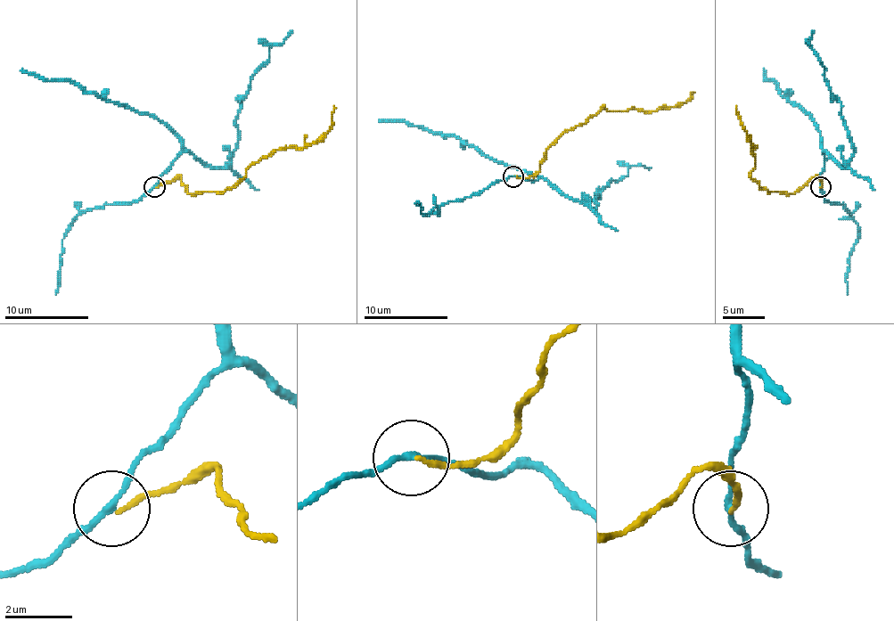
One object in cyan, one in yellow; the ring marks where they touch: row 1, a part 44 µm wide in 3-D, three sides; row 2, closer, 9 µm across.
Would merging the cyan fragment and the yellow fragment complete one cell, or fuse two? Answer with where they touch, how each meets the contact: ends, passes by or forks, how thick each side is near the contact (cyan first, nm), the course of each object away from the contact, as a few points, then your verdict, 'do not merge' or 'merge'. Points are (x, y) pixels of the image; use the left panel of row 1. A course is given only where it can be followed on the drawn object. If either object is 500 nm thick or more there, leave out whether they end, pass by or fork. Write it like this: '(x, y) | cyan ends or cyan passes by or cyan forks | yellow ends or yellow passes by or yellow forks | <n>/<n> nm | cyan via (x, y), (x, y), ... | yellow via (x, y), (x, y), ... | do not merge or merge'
(154, 187) | cyan passes by | yellow ends | 160/150 nm | cyan via (154, 187), (183, 151), (206, 167), (223, 167), (233, 151), (240, 102), (252, 74), (292, 30) | yellow via (156, 187), (179, 177), (190, 193), (229, 190), (252, 164), (275, 150), (315, 143), (330, 129), (334, 106) | do not merge

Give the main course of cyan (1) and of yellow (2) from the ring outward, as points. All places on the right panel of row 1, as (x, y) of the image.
1: (820, 187), (822, 151), (839, 167), (853, 151), (840, 102), (809, 45), (811, 30)
2: (820, 187), (822, 183), (816, 177), (792, 193), (763, 190), (750, 177), (755, 164), (755, 148), (736, 106)

